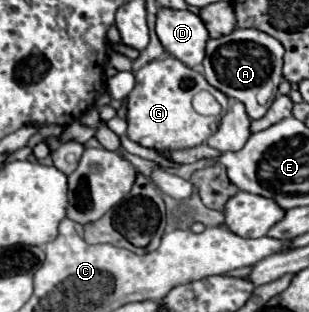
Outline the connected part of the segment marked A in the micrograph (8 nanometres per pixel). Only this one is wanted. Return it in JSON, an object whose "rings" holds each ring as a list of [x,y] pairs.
{"rings":[[[237,27],[233,33],[223,35],[221,39],[209,39],[207,55],[203,59],[203,75],[213,87],[223,91],[227,97],[241,101],[251,119],[261,119],[275,101],[279,83],[283,79],[283,53],[283,45],[271,35],[265,35],[263,31],[251,27]]]}

